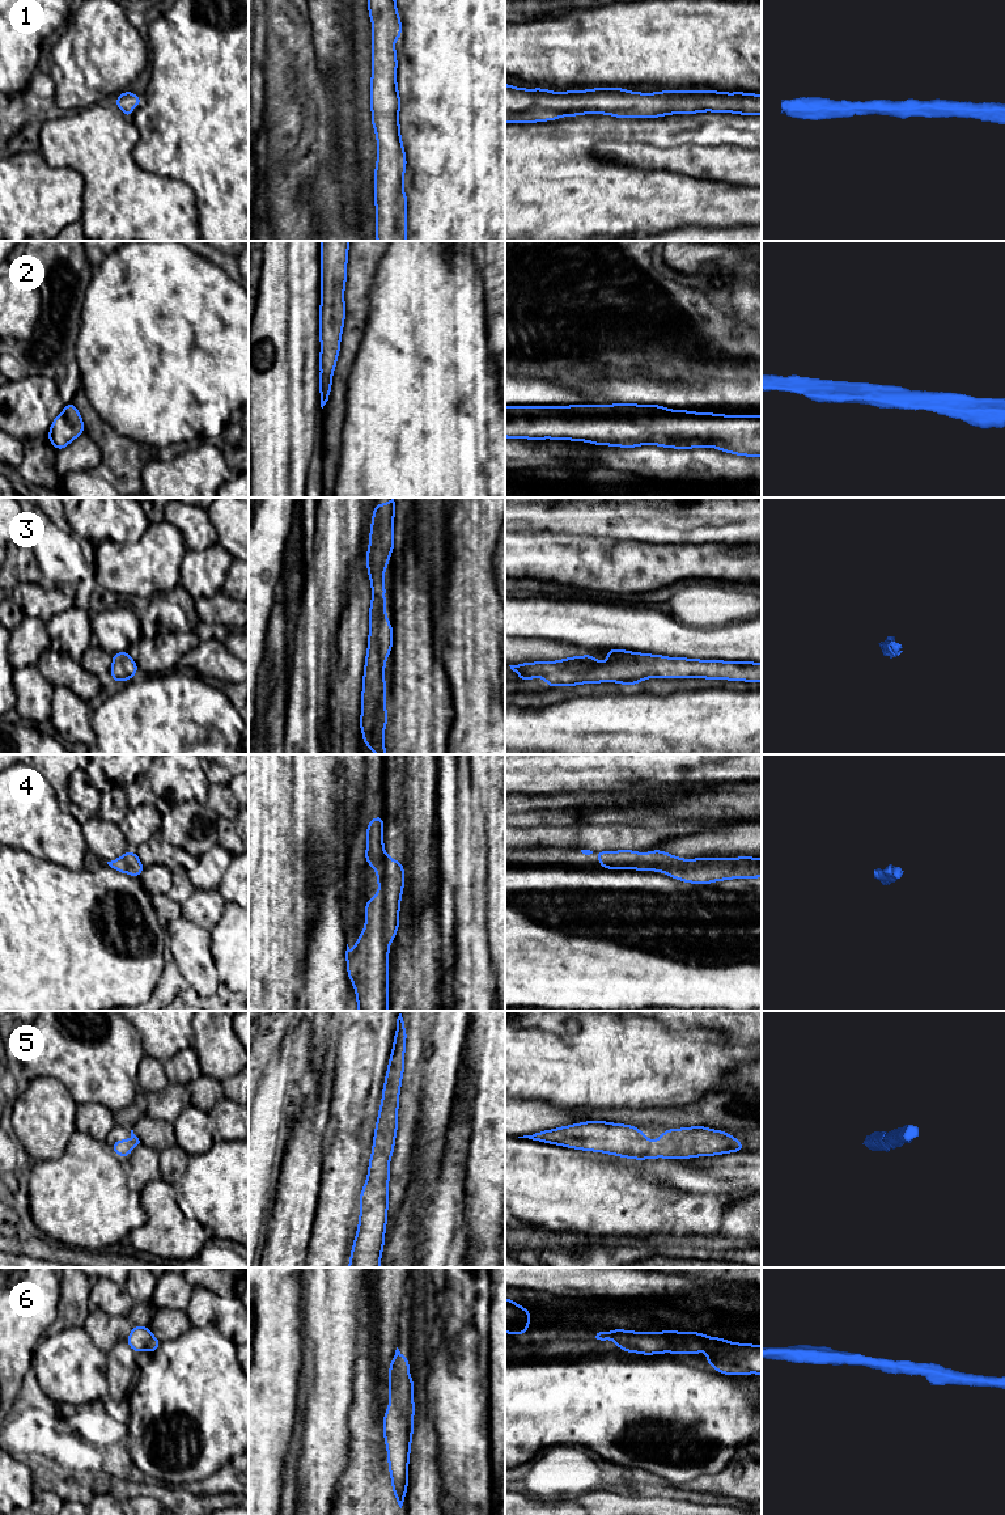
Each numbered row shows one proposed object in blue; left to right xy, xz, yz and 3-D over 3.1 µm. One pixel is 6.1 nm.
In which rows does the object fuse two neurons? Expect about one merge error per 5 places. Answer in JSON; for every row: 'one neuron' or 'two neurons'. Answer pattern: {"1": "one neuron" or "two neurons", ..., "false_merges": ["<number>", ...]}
{"1": "one neuron", "2": "one neuron", "3": "one neuron", "4": "one neuron", "5": "one neuron", "6": "one neuron", "false_merges": []}

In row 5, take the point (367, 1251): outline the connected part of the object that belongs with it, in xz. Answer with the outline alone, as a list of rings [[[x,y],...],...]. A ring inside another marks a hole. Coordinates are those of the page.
[[[399,1013],[376,1123],[368,1177],[361,1189],[359,1228],[348,1268],[379,1268],[387,1223],[389,1161],[393,1156],[398,1127],[397,1114],[404,1072],[406,1037],[407,1031]]]

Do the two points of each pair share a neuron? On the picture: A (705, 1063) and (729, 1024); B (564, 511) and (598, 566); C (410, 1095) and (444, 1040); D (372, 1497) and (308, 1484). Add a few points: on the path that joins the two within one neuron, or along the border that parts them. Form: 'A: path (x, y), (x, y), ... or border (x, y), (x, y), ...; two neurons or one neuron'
A: border (692, 1027), (715, 1028), (732, 1041), (747, 1042); two neurons
B: border (547, 530), (607, 537); two neurons
C: border (432, 1040), (432, 1054), (423, 1080); two neurons
D: border (348, 1460), (333, 1501); two neurons

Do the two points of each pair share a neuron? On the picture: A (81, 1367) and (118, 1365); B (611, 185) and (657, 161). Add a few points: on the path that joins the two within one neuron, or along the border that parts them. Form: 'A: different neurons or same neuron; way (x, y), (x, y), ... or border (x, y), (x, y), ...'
A: different neurons; border (106, 1354), (106, 1386), (109, 1395)
B: different neurons; border (614, 161), (645, 169), (668, 169), (674, 173)

